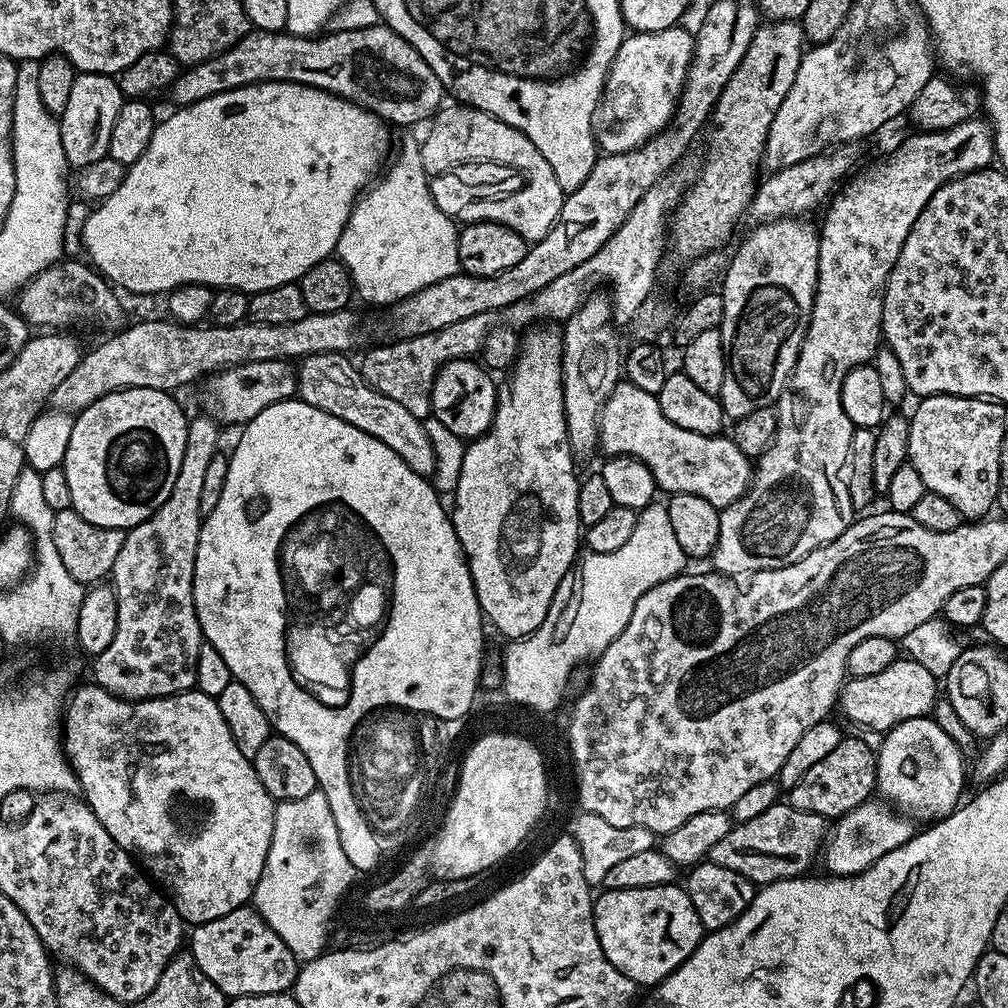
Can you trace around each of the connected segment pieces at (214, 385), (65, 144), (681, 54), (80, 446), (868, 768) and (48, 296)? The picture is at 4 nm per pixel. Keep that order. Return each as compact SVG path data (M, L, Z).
M267 360L240 364L237 368L221 368L207 377L211 415L225 425L243 426L253 420L266 406L274 406L297 395L296 368L287 360Z
M82 72L77 75L70 90L70 99L66 102L66 110L58 116L62 150L73 169L84 169L88 164L107 157L110 134L114 130L114 118L118 118L118 110L122 110L125 99L119 83L113 77L93 72Z
M684 26L625 35L608 71L600 104L596 107L594 127L601 153L641 148L673 123L693 49L693 33L687 32Z
M127 388L106 394L90 406L75 413L70 430L70 446L62 465L70 486L71 509L94 526L130 529L146 522L174 490L178 466L182 466L182 450L186 450L189 417L184 416L177 397L170 392L149 388Z
M852 734L840 739L838 747L826 754L822 762L810 766L809 772L802 774L798 786L787 793L786 800L798 810L825 818L839 818L869 800L876 791L876 752L869 741Z
M61 259L42 270L30 282L26 282L18 293L20 299L19 315L29 325L45 324L48 330L68 330L71 324L80 324L89 320L100 328L119 330L125 327L124 304L119 300L117 289L100 275L91 263L80 260Z

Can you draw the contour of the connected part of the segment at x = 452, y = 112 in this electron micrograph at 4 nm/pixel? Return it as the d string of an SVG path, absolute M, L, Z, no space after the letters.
M459 102L441 107L431 117L431 124L428 137L420 144L420 157L425 174L431 178L434 202L447 216L464 224L483 220L498 222L502 226L510 226L510 230L522 234L522 238L529 242L541 240L546 238L546 234L550 234L564 205L566 193L558 186L558 178L554 178L550 162L542 158L542 154L534 146L534 142L526 138L526 134L482 110L469 108Z

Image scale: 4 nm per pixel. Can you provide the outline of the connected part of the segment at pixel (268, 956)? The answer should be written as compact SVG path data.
M245 906L217 920L195 925L190 932L190 951L194 962L224 992L225 997L265 996L288 992L296 983L298 961L255 907Z

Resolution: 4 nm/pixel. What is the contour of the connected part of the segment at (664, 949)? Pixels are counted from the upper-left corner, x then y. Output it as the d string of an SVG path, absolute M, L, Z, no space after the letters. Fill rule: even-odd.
M673 882L634 890L609 888L595 897L592 913L598 942L611 964L637 986L660 984L694 954L706 935L694 902L690 902L687 891L678 885Z

